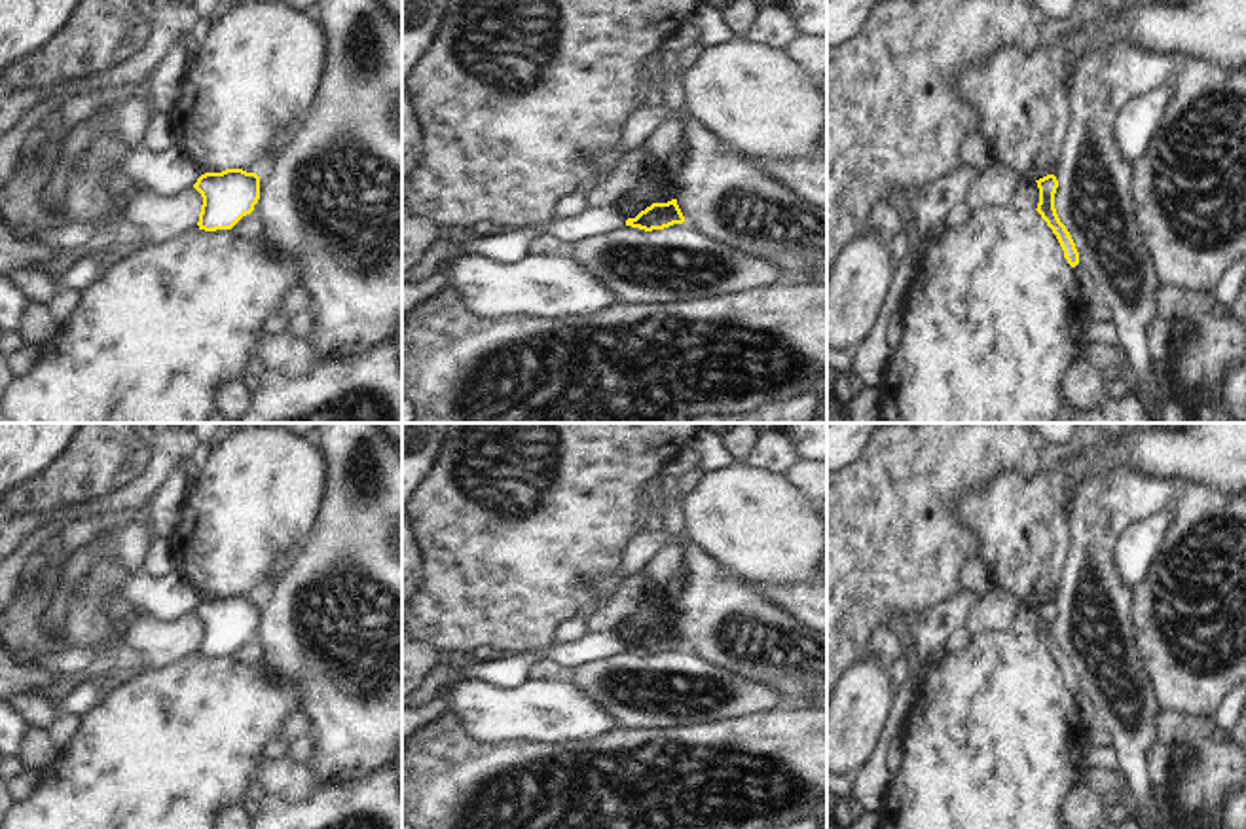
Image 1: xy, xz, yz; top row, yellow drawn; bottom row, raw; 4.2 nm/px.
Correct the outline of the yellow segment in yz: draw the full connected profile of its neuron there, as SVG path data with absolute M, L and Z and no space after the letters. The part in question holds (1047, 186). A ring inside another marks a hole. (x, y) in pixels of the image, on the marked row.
M1047 175L1047 176L1043 176L1035 182L1037 182L1037 188L1039 188L1039 203L1037 203L1035 211L1041 214L1041 218L1047 222L1047 226L1056 235L1068 264L1072 267L1075 267L1079 264L1079 252L1075 249L1075 243L1073 243L1070 231L1060 222L1060 218L1056 214L1056 209L1054 209L1054 193L1056 193L1056 188L1058 188L1058 180L1056 180L1054 175Z

